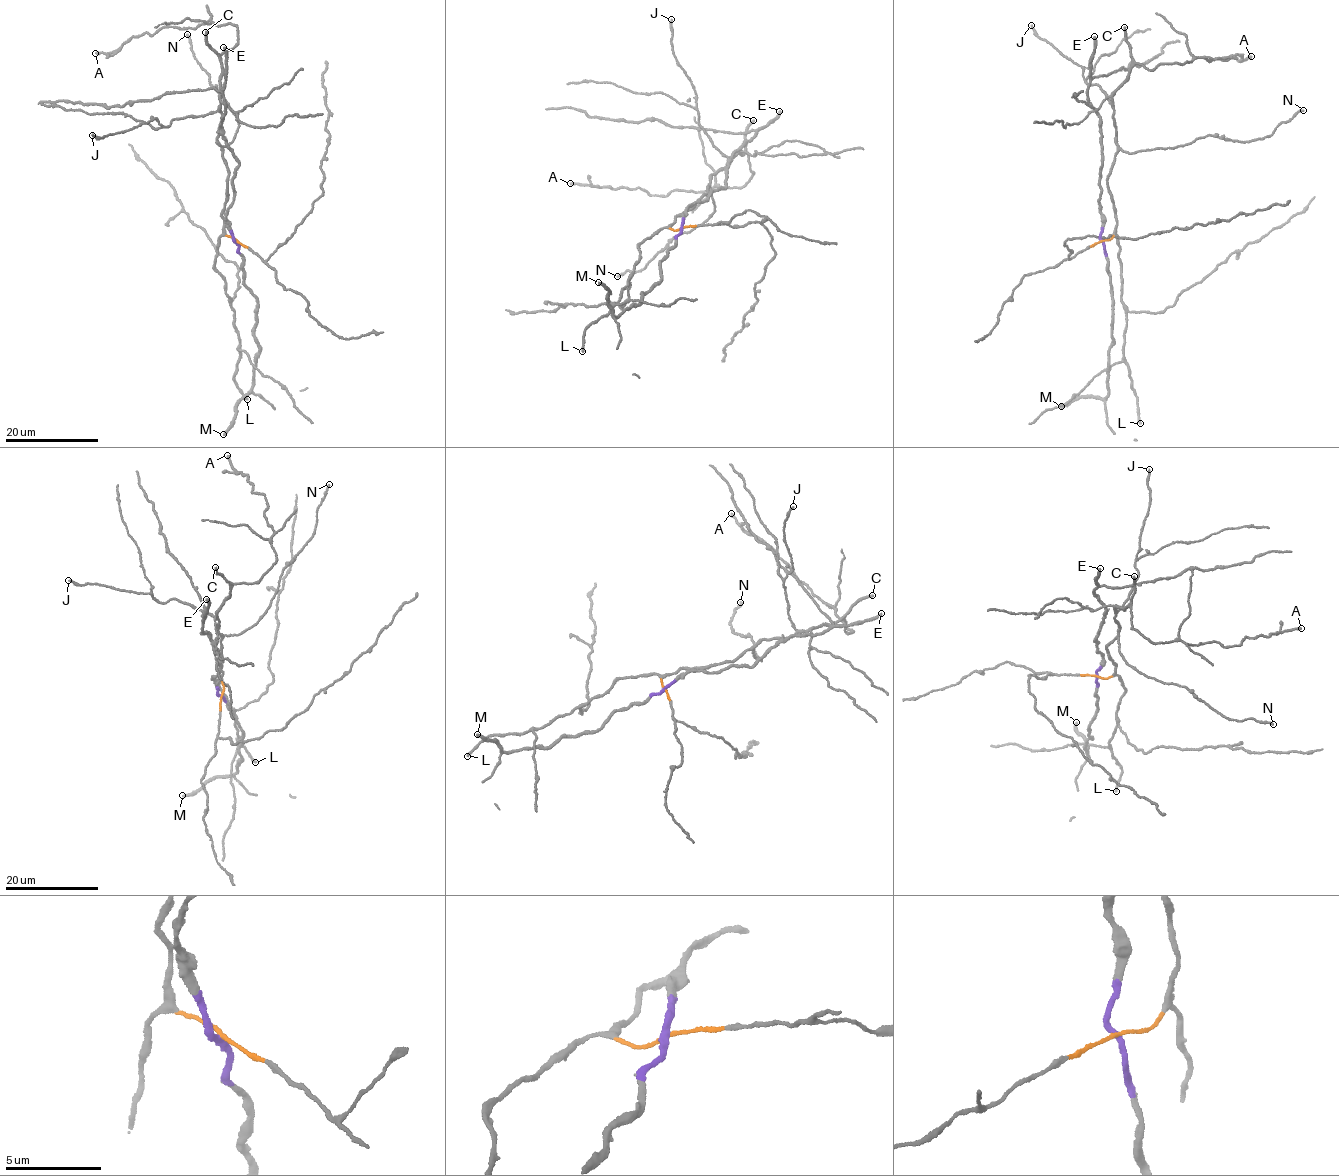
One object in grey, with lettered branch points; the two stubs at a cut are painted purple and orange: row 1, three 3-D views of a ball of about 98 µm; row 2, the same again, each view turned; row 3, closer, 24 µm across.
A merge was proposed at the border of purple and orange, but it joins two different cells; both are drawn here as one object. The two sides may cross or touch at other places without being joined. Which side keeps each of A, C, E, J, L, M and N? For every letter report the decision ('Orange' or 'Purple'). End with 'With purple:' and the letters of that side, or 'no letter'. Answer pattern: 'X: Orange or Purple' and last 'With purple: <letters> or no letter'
A: Orange
C: Orange
E: Purple
J: Orange
L: Orange
M: Purple
N: Orange
With purple: E, M

